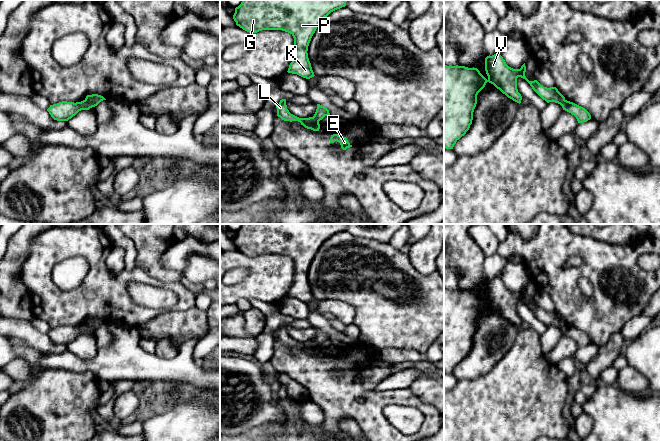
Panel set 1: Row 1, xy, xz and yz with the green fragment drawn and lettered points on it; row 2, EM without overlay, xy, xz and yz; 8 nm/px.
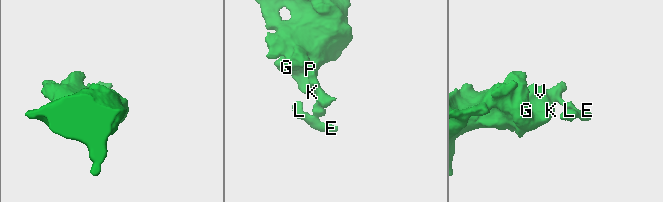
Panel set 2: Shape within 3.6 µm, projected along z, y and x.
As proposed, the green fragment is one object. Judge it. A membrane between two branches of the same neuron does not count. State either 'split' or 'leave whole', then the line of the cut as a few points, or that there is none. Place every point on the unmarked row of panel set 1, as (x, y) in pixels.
split; cut in xy along (85, 323), (93, 330)

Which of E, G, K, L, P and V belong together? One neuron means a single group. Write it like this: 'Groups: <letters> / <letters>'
Groups: E L / G K P V

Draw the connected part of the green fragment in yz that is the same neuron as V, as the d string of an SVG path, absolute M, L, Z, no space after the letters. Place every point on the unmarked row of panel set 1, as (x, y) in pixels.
M500 277L485 282L485 295L488 300L486 303L477 292L468 292L465 290L447 290L444 289L444 372L453 373L456 366L466 358L473 344L473 336L477 328L477 319L485 311L486 307L493 308L508 322L517 327L521 327L522 320L517 313L517 302L525 303L532 313L547 327L555 326L562 328L565 321L556 311L544 311L537 304L529 305L526 300L525 287L520 293L509 291Z

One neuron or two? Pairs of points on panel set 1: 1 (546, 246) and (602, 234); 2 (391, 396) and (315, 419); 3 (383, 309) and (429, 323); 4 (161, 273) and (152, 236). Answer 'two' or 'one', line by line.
1: two
2: two
3: one
4: one

